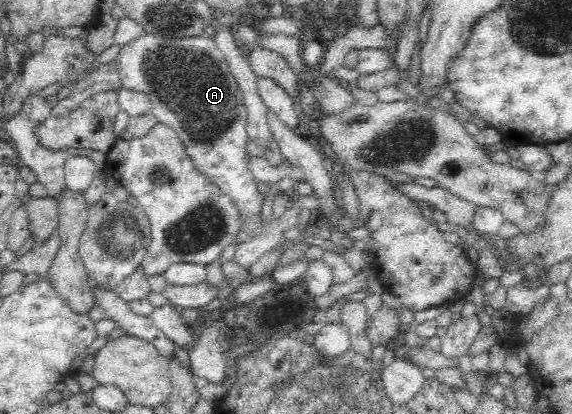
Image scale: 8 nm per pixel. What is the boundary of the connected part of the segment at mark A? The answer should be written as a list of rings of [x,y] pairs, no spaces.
[[[144,33],[139,39],[122,46],[115,61],[121,87],[149,96],[152,102],[150,112],[154,114],[158,122],[171,127],[176,132],[193,166],[234,202],[236,209],[243,217],[242,229],[236,232],[234,242],[242,244],[262,235],[265,229],[260,222],[263,195],[258,190],[257,179],[246,164],[248,163],[246,142],[249,141],[249,137],[245,97],[225,55],[218,49],[211,35],[176,39]]]

